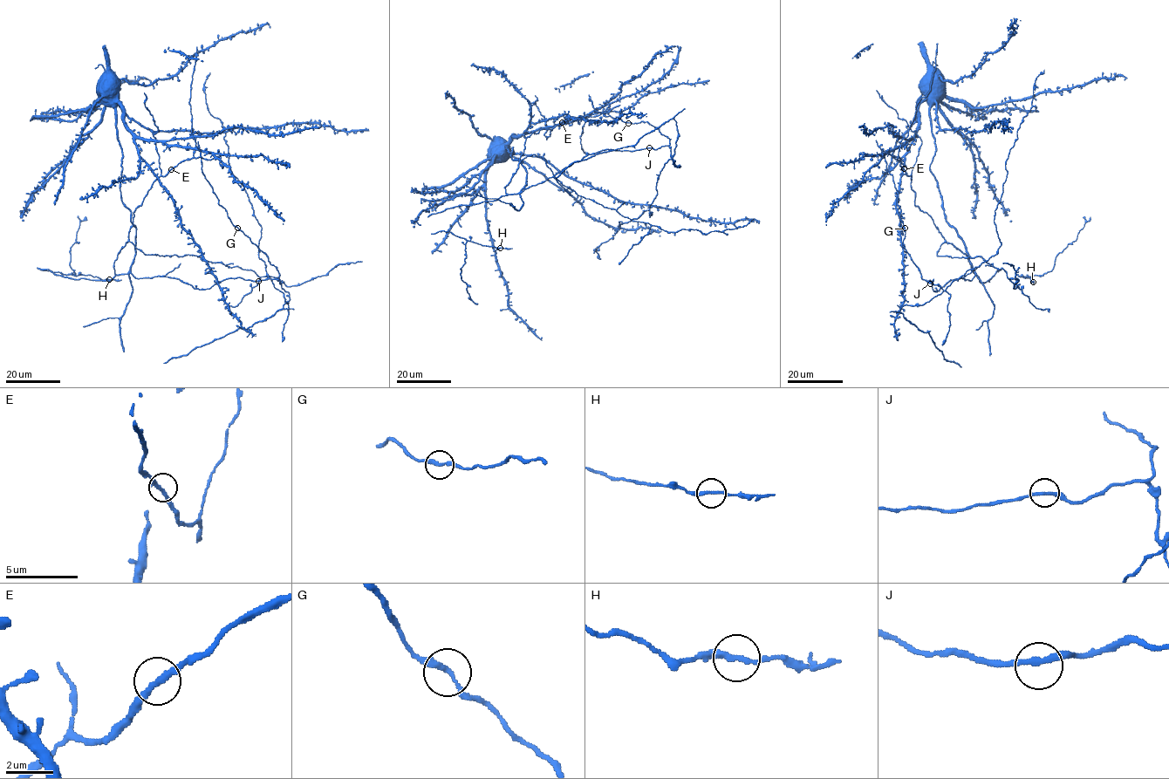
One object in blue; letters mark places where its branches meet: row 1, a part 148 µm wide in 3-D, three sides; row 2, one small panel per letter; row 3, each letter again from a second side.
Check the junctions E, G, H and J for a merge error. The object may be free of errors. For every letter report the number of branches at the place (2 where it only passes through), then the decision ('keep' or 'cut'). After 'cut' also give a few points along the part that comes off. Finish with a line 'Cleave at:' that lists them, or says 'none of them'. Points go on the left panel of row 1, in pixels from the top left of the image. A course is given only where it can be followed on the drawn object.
E: branches 2; keep
G: branches 2; keep
H: branches 2; keep
J: branches 2; keep
Cleave at: none of them

